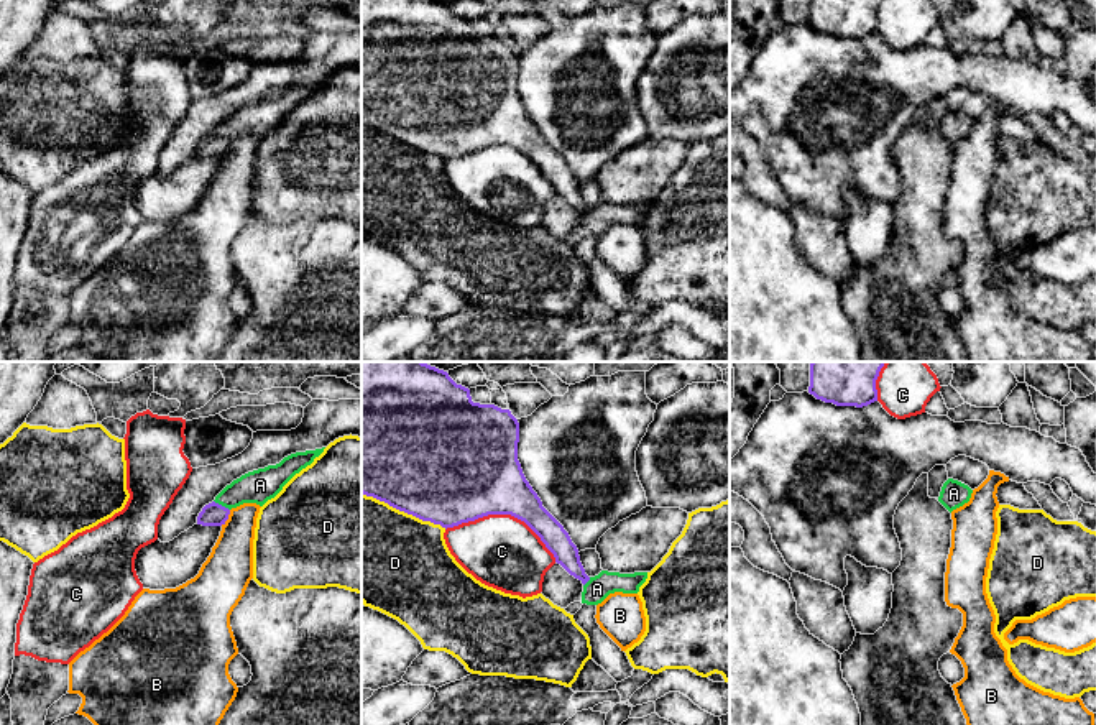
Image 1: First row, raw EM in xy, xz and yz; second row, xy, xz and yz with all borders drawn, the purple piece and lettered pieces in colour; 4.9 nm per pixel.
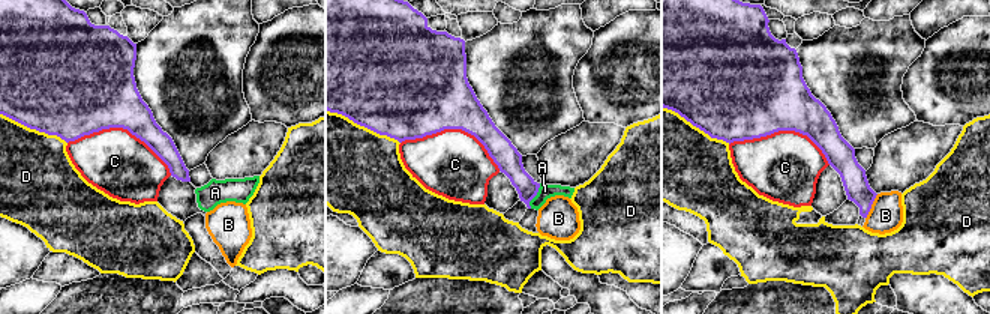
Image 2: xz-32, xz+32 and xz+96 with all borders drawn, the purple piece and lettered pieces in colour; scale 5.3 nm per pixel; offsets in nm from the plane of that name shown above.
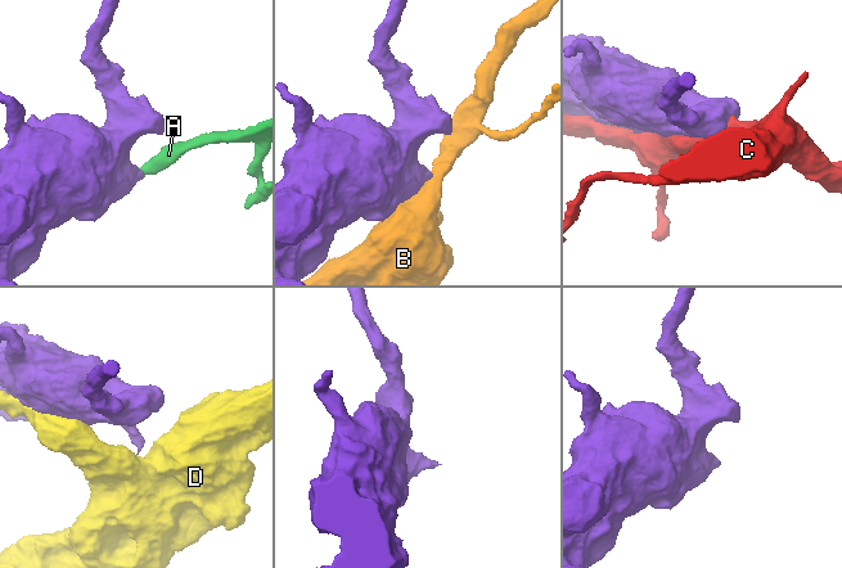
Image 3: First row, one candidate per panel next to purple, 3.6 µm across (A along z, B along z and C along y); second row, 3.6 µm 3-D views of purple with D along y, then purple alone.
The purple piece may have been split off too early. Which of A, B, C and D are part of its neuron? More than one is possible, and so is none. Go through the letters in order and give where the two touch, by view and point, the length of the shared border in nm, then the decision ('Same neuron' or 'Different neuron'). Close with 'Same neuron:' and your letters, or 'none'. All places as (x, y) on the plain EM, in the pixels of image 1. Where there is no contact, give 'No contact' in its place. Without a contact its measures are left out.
A: Touches purple at xy (221, 137). Shared border 90 nm. Different neuron
B: Touches purple at xy (227, 150). Shared border 90 nm. Different neuron
C: Touches purple at xz (505, 145). Shared border 550 nm. Different neuron
D: Touches purple at xz (405, 143). Shared border 460 nm. Different neuron
Same neuron: none

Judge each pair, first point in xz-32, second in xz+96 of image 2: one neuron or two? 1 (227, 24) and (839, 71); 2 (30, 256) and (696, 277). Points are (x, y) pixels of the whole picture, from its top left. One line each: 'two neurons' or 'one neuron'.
1: one neuron
2: two neurons

